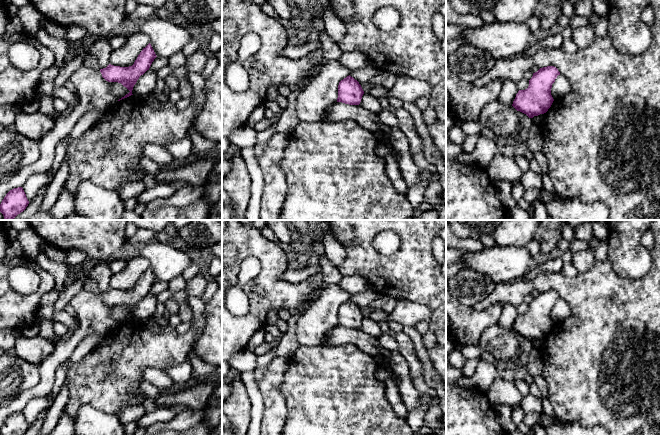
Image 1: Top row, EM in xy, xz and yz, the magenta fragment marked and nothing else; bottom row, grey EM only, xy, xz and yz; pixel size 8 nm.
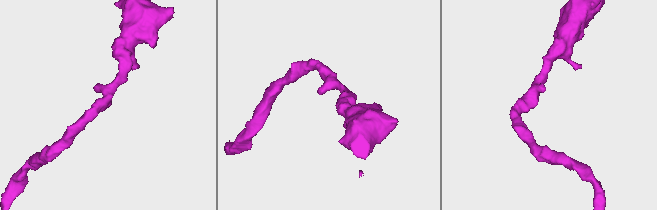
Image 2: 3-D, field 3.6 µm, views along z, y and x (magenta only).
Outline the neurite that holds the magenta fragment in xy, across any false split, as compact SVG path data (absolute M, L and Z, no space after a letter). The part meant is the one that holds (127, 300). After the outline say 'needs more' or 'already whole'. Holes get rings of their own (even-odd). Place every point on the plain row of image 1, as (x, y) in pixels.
M149 267L138 279L134 288L129 291L120 291L109 288L106 292L100 293L102 301L108 306L118 306L126 311L130 316L118 325L127 322L132 318L132 314L137 304L147 294L156 282L156 278Z; already whole

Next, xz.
M350 299L339 306L337 326L359 329L364 315L357 304Z; already whole

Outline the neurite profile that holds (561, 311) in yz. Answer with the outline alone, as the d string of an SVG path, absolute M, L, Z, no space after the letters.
M562 298L558 299L552 308L551 319L554 324L559 324L568 319L572 314L571 307Z

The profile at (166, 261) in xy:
M158 239L145 244L140 256L149 261L157 281L169 282L174 277L182 276L183 270L192 263L187 253Z

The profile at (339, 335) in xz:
M336 326L322 338L322 345L339 346L354 344L363 352L370 354L380 365L388 365L392 352L379 343L378 338L362 332L360 329L349 329Z

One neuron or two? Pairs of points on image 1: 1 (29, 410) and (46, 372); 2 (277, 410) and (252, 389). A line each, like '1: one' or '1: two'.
1: two
2: two

